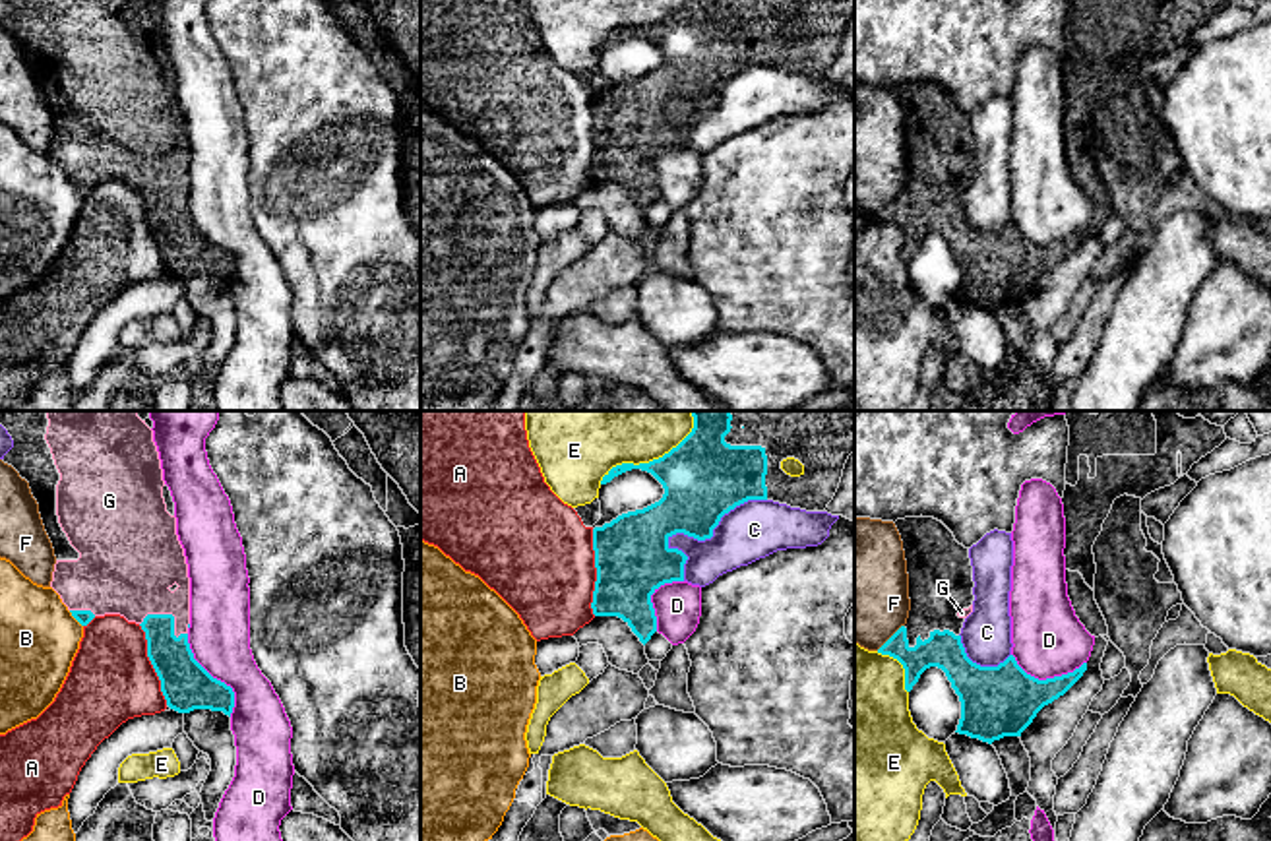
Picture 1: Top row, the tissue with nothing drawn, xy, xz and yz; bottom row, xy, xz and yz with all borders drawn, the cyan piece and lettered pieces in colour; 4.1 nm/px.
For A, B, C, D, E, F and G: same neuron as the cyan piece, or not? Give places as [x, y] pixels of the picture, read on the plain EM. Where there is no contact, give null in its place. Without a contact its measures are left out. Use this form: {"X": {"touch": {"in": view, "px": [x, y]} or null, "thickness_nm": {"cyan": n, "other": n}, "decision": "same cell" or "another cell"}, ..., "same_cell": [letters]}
{"A": {"touch": {"in": "xz", "px": [597, 138]}, "thickness_nm": {"cyan": 320, "other": 460}, "decision": "another cell"}, "B": {"touch": {"in": "xy", "px": [74, 183]}, "thickness_nm": {"cyan": 60, "other": 320}, "decision": "another cell"}, "C": {"touch": {"in": "xz", "px": [698, 105]}, "thickness_nm": {"cyan": 340, "other": 240}, "decision": "another cell"}, "D": {"touch": {"in": "xy", "px": [216, 245]}, "thickness_nm": {"cyan": 200, "other": 260}, "decision": "another cell"}, "E": {"touch": {"in": "xz", "px": [642, 30]}, "thickness_nm": {"cyan": 320, "other": 220}, "decision": "another cell"}, "F": {"touch": {"in": "yz", "px": [892, 202]}, "thickness_nm": {"cyan": 160, "other": 440}, "decision": "another cell"}, "G": {"touch": {"in": "xy", "px": [171, 181]}, "thickness_nm": {"cyan": 170, "other": 360}, "decision": "same cell"}, "same_cell": ["G"]}

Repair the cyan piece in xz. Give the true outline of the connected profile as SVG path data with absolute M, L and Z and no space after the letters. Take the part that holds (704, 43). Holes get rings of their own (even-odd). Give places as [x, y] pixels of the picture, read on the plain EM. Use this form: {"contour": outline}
{"contour": "M688 0L676 14L649 29L622 29L601 47L641 35L665 54L659 68L618 81L593 95L597 147L593 157L595 182L618 182L645 211L657 198L651 161L665 149L684 147L688 122L668 112L668 105L684 99L698 107L713 103L721 83L748 66L773 66L806 78L825 78L833 66L845 29L854 17L854 0ZM794 23L804 31L800 43L781 35L781 27Z"}

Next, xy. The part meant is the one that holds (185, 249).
{"contour": "M10 0L14 14L4 21L29 48L39 70L45 97L52 109L56 130L50 153L72 182L87 192L95 182L120 180L145 198L147 223L161 246L167 271L178 279L194 275L223 277L231 283L234 258L213 244L196 225L188 209L190 143L184 114L176 101L174 68L163 47L153 0Z"}

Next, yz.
{"contour": "M905 83L895 93L907 126L911 176L878 219L903 231L907 258L926 234L946 238L961 267L955 298L988 310L1021 302L1044 271L1083 242L1087 229L1046 246L1027 240L1013 221L998 233L973 229L959 202L975 167L969 114L934 83Z"}

